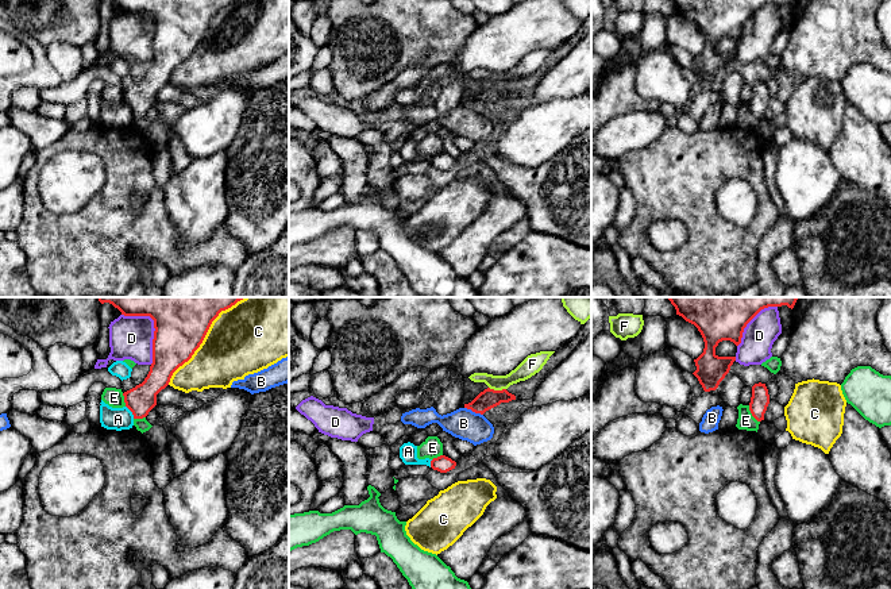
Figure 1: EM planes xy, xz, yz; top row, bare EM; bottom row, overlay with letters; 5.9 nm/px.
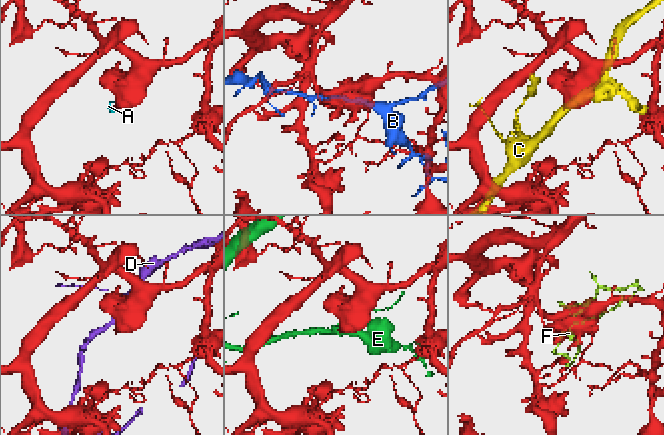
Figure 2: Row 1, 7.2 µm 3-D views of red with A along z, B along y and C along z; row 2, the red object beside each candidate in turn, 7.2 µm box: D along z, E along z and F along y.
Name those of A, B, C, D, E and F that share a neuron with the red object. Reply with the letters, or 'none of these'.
none of these

